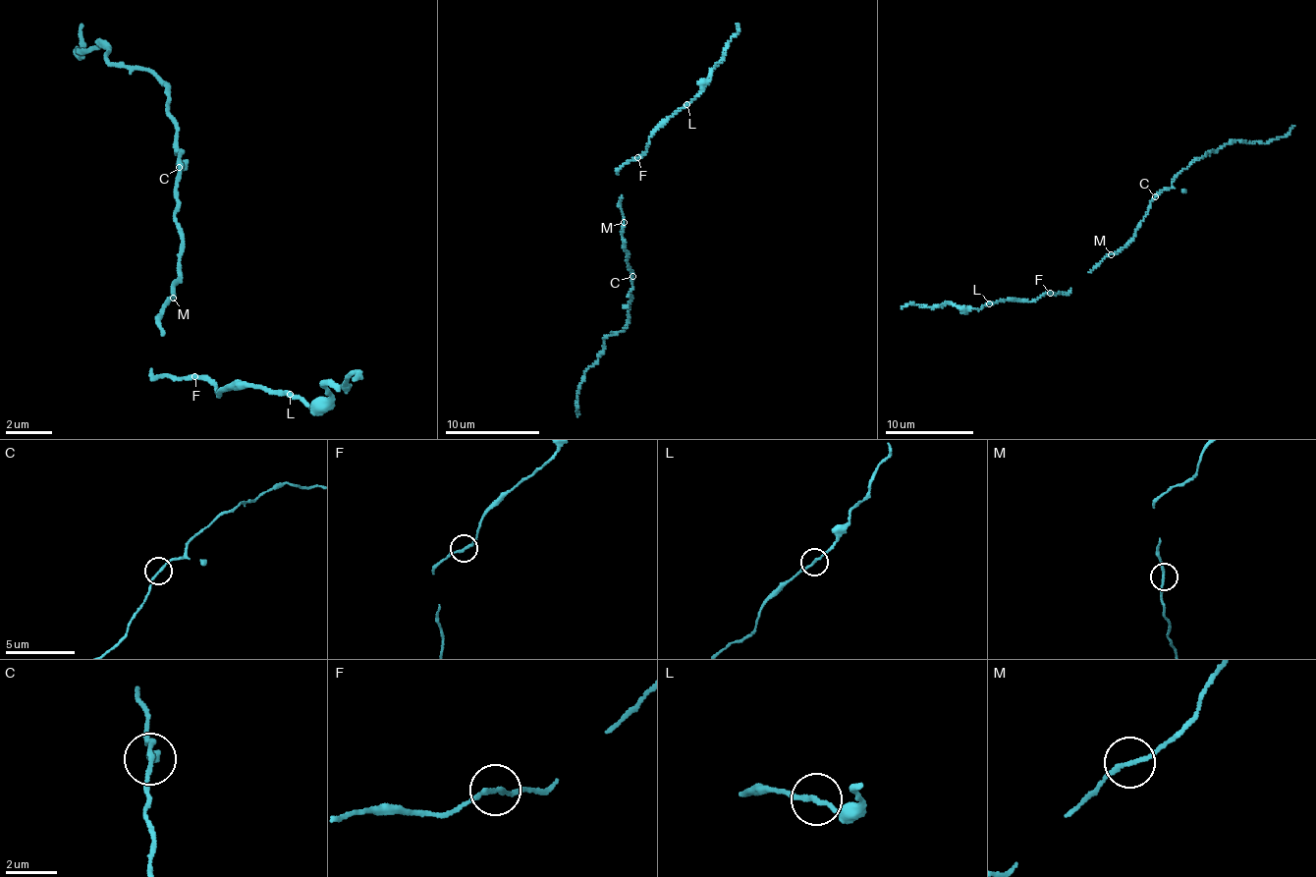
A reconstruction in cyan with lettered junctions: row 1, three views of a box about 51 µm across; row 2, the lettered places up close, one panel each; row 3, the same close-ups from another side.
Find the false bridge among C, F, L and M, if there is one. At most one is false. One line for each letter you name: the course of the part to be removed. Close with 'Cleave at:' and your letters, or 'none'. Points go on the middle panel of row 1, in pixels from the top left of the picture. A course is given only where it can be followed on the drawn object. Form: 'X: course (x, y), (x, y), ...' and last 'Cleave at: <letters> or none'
Cleave at: none

